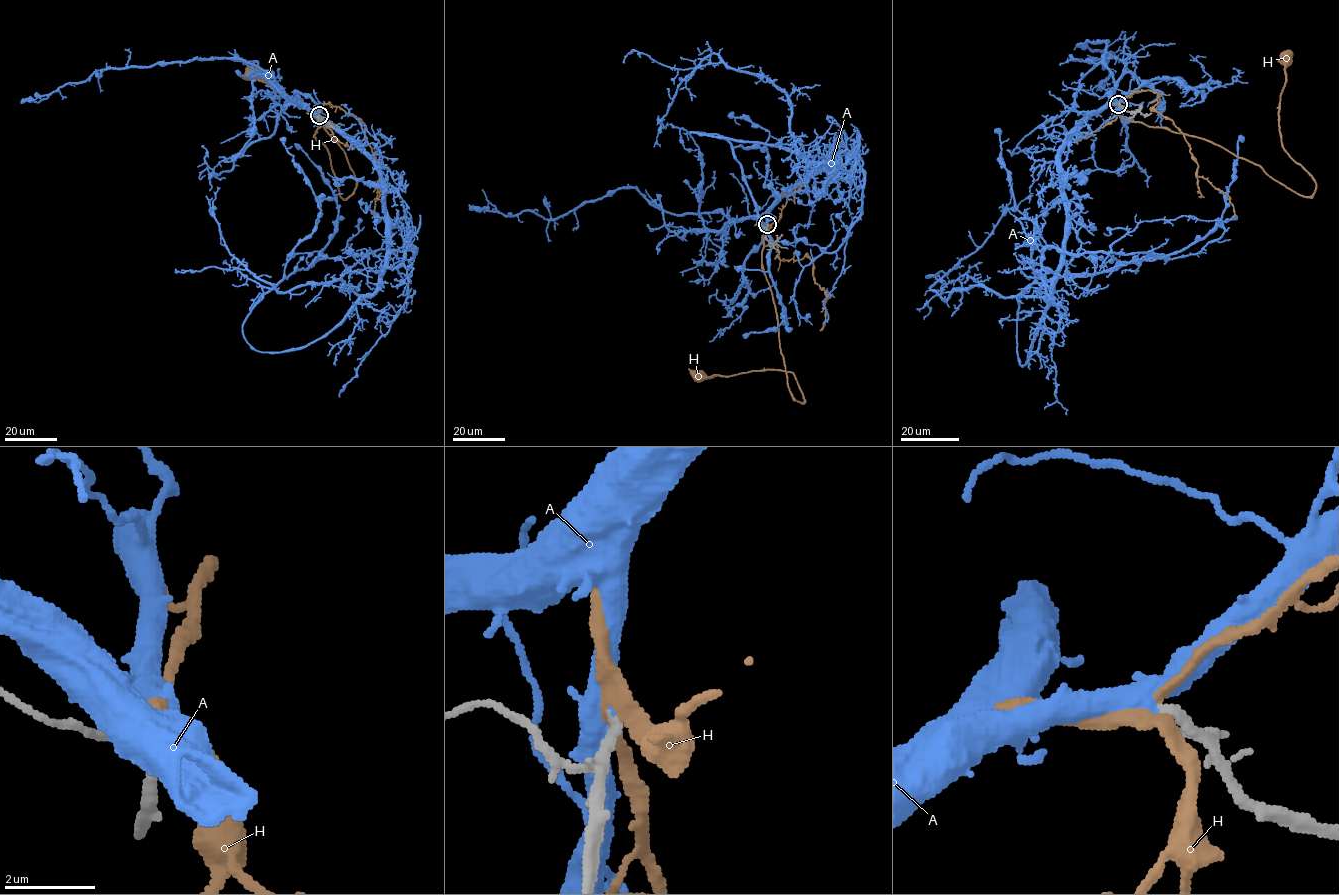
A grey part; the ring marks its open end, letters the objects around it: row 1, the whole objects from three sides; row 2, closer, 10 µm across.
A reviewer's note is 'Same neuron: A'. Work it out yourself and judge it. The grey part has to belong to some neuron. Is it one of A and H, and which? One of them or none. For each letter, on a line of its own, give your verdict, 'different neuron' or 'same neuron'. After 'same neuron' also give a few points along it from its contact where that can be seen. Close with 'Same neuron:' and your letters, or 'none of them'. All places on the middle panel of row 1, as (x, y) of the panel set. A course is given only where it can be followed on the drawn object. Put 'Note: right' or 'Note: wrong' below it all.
A: same neuron; it runs (767, 224), (789, 191), (834, 173), (789, 150), (690, 132), (729, 143), (770, 240), (786, 320), (742, 335)
H: different neuron
Same neuron: A
Note: right

